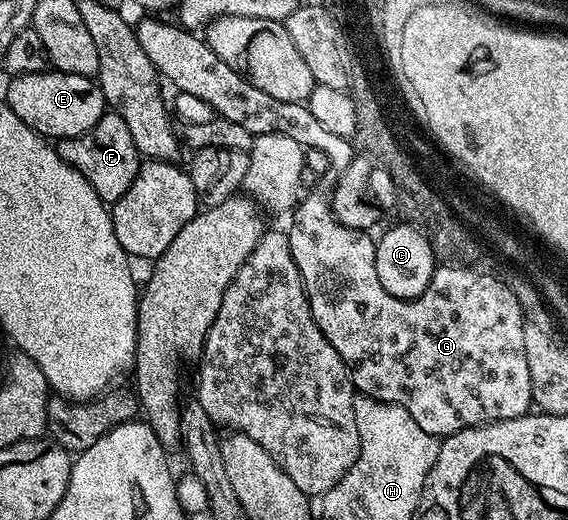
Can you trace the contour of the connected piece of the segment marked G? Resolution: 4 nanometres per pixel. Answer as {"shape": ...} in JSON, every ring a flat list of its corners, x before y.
{"shape":[[145,16,141,23,136,23,137,39,143,52,147,52,147,60,151,60,158,75,168,85,170,82,174,86,174,91,203,100,216,117,240,124,254,136,282,134,291,136,291,140,300,146,327,152,329,170,316,179,317,187,298,201,292,211,293,223,287,226,287,233,291,256,295,260,295,268,299,268,311,316,319,332,327,336,331,348,335,348,335,352,339,352,345,361,354,387,380,402,407,408,423,432,438,436,448,436,463,428,483,426,487,422,518,418,520,414,530,413,533,406,531,372,527,372,527,352,523,352,525,311,522,299,517,299,518,291,508,281,500,282,495,275,477,270,481,268,438,265,429,287,417,298,391,296,391,292,379,284,379,272,375,272,376,241,372,237,369,239,366,231,347,228,333,214,331,199,337,176,353,163,355,157,352,141,343,136,334,136,309,111,305,102,275,100,275,96,267,96,263,88,255,88,255,84,219,60,204,37,180,25,160,22,157,18,160,17]]}

